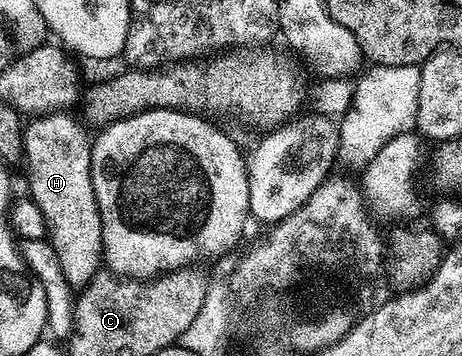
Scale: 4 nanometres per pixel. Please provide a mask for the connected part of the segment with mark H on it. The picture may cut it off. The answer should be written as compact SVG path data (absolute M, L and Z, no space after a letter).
M55 112L33 117L29 121L32 123L23 127L19 143L28 177L27 193L46 216L48 238L54 252L58 252L62 274L72 287L83 288L101 269L104 241L92 183L92 138L84 131L85 123L70 114Z

